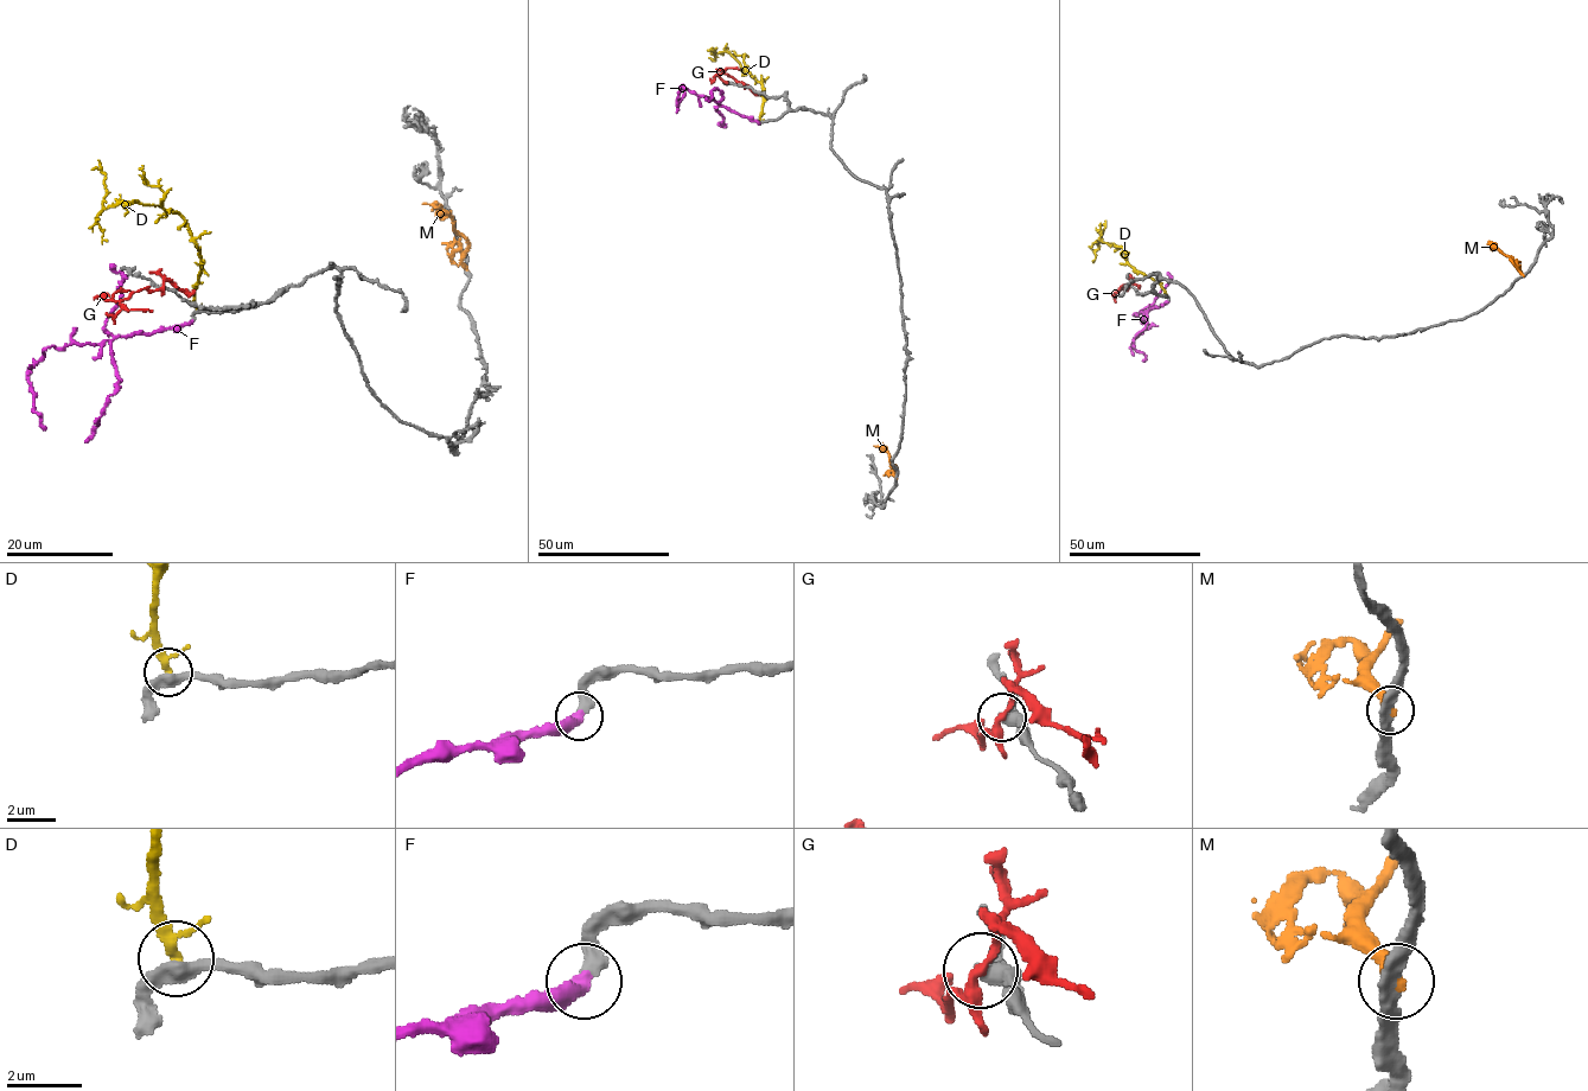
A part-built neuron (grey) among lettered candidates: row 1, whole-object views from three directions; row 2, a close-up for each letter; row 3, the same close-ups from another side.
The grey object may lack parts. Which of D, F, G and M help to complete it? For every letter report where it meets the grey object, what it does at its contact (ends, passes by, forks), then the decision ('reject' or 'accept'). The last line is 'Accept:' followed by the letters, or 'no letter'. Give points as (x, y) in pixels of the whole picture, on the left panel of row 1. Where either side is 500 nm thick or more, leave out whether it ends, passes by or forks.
D: (197, 310) | it passes by | reject
F: (192, 321) | accept
G: (163, 286) | it forks | reject
M: (466, 270) | it ends | reject
Accept: F

